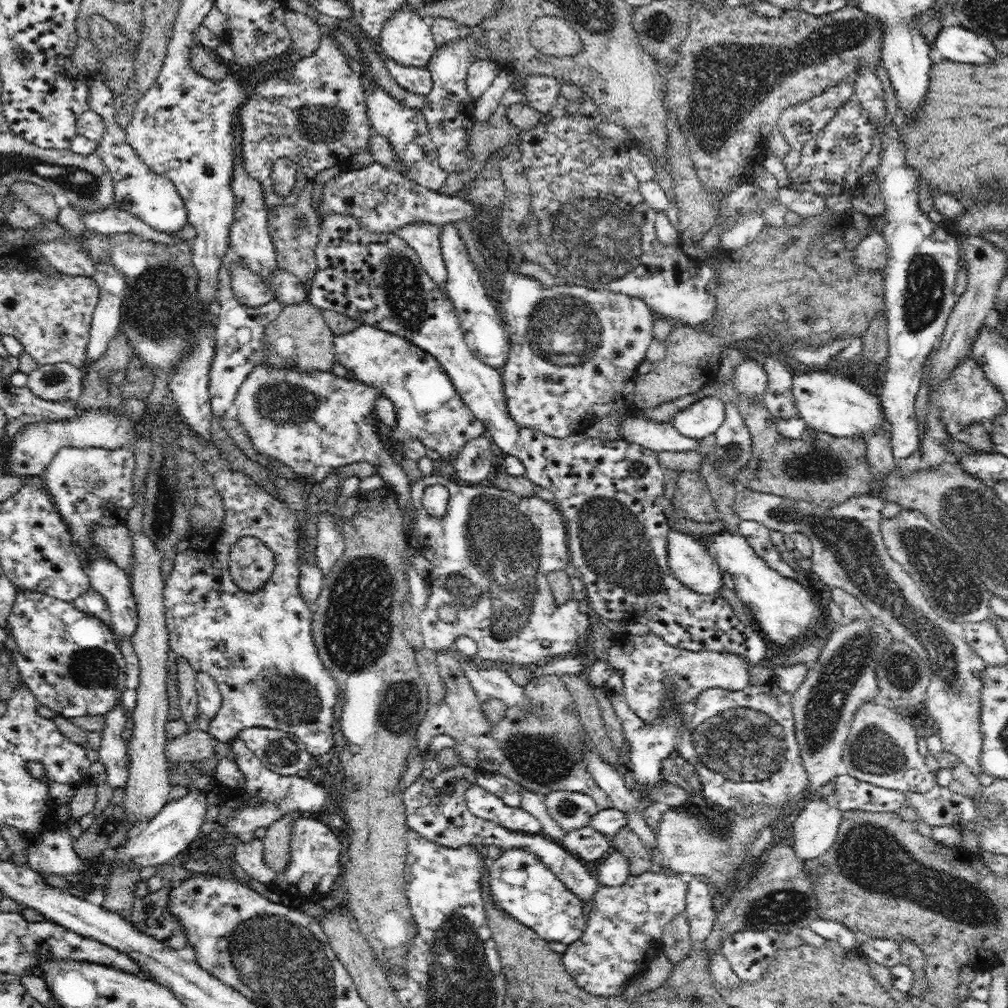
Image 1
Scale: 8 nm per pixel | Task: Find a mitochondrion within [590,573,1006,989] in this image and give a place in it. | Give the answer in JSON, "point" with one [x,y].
{"point":[872,856]}

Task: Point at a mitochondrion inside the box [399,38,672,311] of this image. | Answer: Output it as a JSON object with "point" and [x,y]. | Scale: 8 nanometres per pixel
{"point":[594,239]}

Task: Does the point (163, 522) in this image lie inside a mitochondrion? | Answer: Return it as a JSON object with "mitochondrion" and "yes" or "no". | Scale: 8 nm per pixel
{"mitochondrion":"yes"}

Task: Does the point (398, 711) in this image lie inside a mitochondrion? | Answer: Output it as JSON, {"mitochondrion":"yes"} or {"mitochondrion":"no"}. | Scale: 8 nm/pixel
{"mitochondrion":"yes"}

